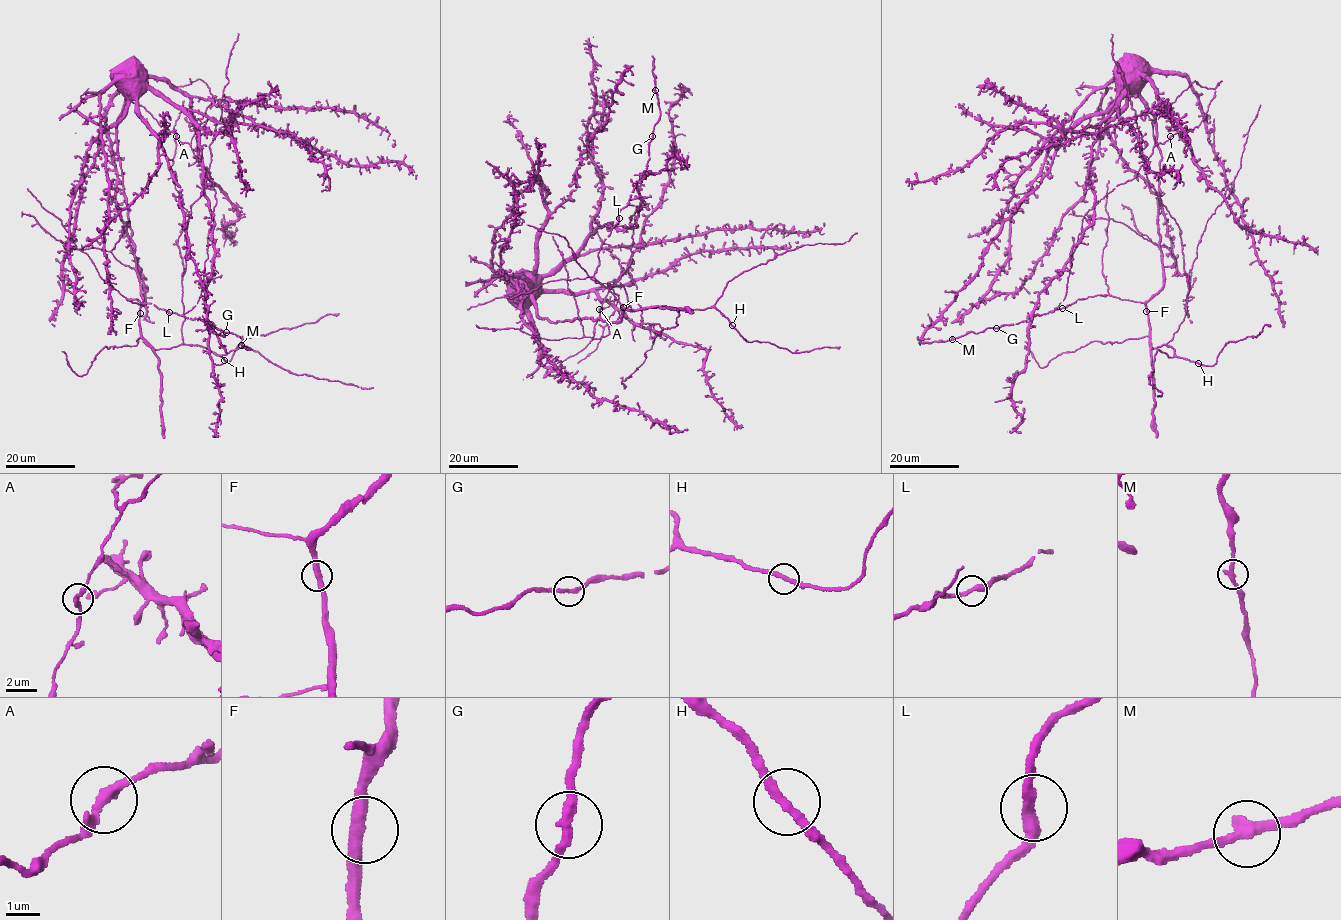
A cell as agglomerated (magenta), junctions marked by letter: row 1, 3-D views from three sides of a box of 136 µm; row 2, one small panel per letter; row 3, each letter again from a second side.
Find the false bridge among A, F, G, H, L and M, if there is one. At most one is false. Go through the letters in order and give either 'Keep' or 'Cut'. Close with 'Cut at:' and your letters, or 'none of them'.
A: Keep
F: Keep
G: Keep
H: Keep
L: Keep
M: Keep
Cut at: none of them

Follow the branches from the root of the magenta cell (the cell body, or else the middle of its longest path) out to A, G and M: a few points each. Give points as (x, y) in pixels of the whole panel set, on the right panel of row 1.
A: (1116, 75), (1126, 85), (1091, 148), (1093, 218), (1082, 231), (1085, 214), (1131, 180), (1170, 136)
G: (1116, 75), (1126, 85), (1091, 148), (1092, 225), (1073, 247), (1064, 271), (1039, 294), (1030, 316), (996, 328)
M: (1116, 75), (1126, 85), (1091, 148), (1092, 225), (1073, 247), (1064, 271), (1039, 294), (1026, 320), (952, 339)

